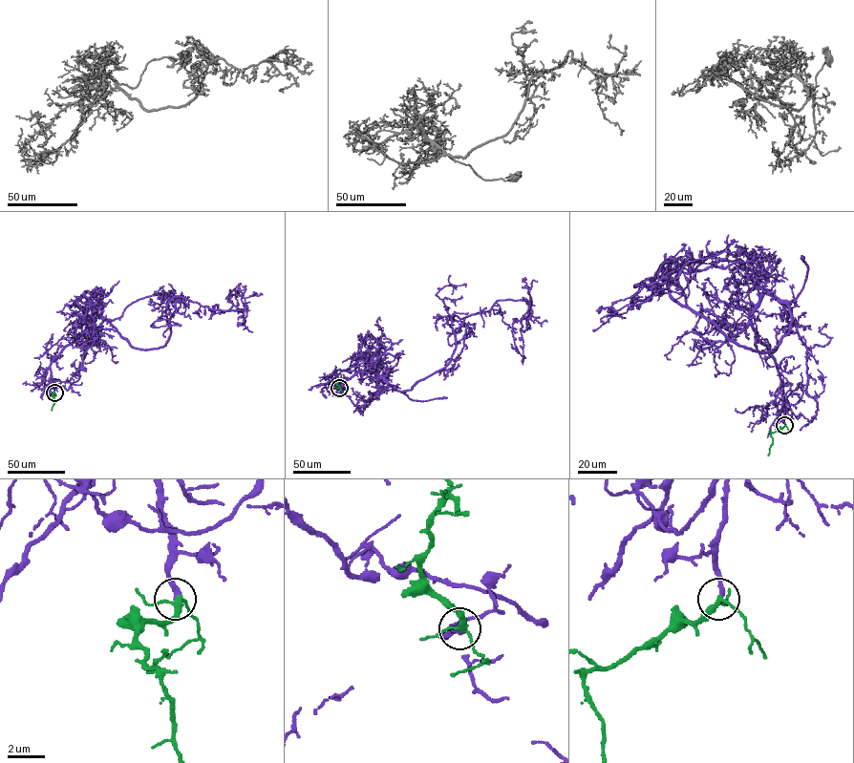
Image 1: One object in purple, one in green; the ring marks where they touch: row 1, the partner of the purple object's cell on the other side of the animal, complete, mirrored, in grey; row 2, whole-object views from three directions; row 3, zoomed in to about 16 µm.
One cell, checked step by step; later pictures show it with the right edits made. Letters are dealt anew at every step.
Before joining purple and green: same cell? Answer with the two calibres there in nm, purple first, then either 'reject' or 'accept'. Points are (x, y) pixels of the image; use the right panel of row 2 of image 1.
calibres 240 and 220 nm; accept

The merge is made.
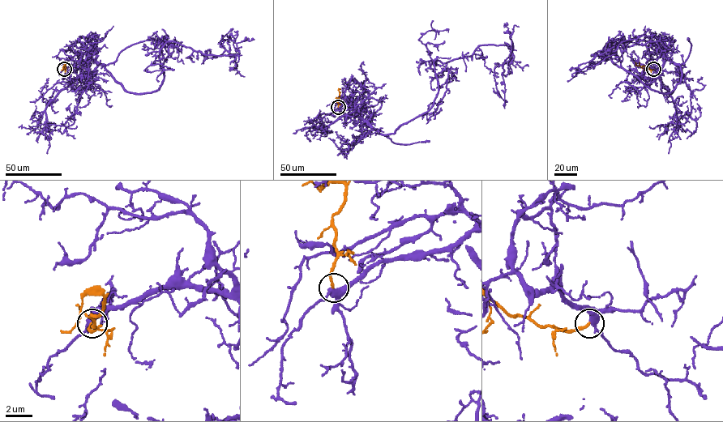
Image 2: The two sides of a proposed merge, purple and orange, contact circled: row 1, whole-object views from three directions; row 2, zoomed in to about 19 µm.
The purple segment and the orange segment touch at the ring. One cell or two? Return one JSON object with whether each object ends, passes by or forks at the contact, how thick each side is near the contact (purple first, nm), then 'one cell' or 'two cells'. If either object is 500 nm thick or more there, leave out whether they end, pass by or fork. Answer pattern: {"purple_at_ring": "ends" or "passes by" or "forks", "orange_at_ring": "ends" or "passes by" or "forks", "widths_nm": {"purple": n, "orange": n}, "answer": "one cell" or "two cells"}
{"purple_at_ring": "passes by", "orange_at_ring": "ends", "widths_nm": {"purple": 420, "orange": 200}, "answer": "one cell"}

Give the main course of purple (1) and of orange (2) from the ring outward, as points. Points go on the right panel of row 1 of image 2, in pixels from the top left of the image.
1: (653, 69), (670, 61), (680, 82), (667, 93), (647, 87), (613, 61), (609, 41), (578, 67), (615, 54)
2: (653, 69), (637, 66), (635, 62)

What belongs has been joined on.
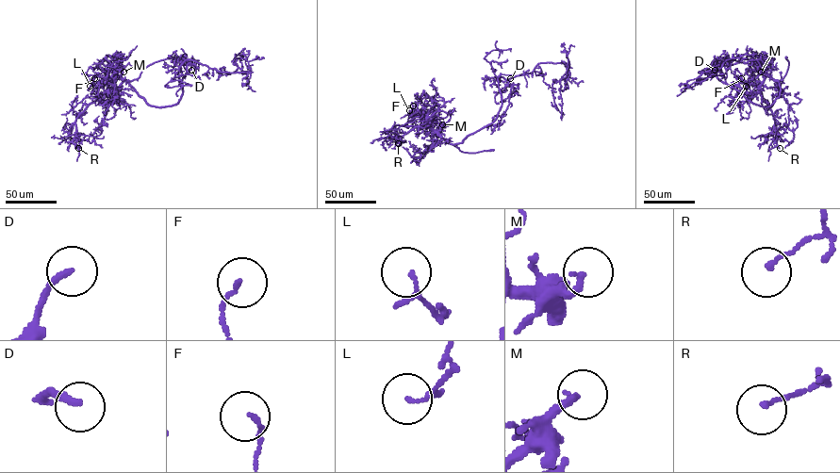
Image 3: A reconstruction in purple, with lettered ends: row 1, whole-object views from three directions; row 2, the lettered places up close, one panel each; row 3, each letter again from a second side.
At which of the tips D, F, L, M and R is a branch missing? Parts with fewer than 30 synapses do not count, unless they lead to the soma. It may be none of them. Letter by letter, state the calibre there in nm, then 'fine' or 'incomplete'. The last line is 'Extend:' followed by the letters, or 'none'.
D: 200 nm thick; incomplete
F: 110 nm thick; fine
L: 90 nm thick; fine
M: 200 nm thick; incomplete
R: 120 nm thick; fine
Extend: D, M

